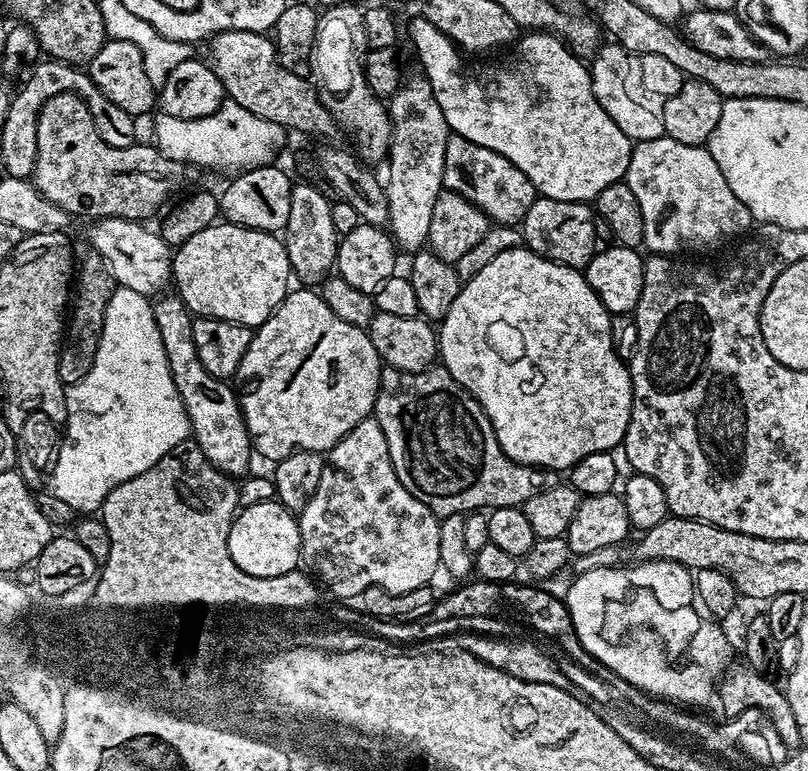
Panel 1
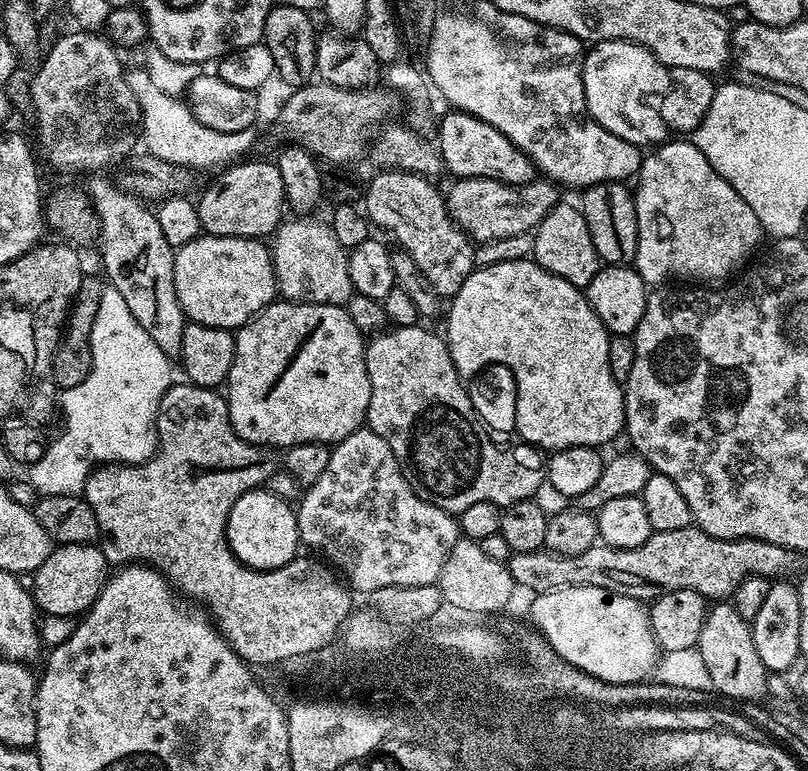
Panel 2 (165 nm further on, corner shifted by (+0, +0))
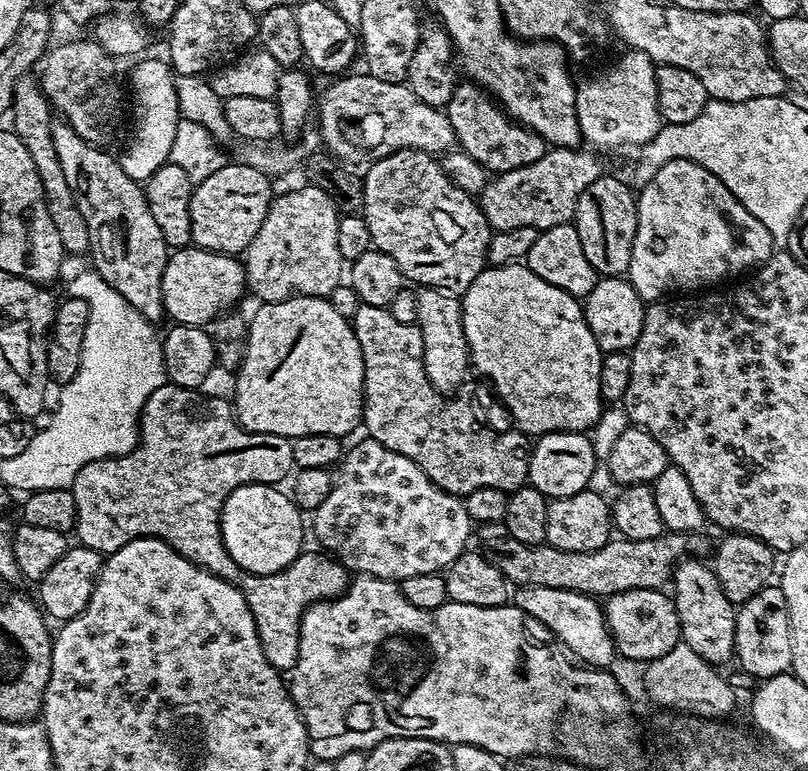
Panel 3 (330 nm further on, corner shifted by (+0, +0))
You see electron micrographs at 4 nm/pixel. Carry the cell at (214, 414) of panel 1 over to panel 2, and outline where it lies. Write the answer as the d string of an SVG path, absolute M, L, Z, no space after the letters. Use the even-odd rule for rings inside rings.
M96 180L86 188L100 221L100 256L104 259L107 283L126 298L130 314L138 318L138 326L150 334L158 350L169 358L179 357L186 317L174 290L174 262L176 253L162 238L155 211L147 203L137 200L121 187L114 188L106 180Z

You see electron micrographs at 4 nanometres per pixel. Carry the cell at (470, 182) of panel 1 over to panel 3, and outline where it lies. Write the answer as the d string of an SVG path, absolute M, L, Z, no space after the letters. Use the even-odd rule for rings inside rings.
M475 82L457 83L446 113L456 135L459 151L470 154L470 158L474 158L474 162L481 164L490 174L518 170L530 162L538 162L538 158L545 154L544 139L532 129L516 123Z

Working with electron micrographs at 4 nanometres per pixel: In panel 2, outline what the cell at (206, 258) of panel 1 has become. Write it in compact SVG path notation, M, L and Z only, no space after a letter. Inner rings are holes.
M201 234L186 242L186 246L175 249L175 253L174 290L178 294L178 302L185 317L193 324L239 330L277 299L276 271L272 265L269 245L263 239Z

